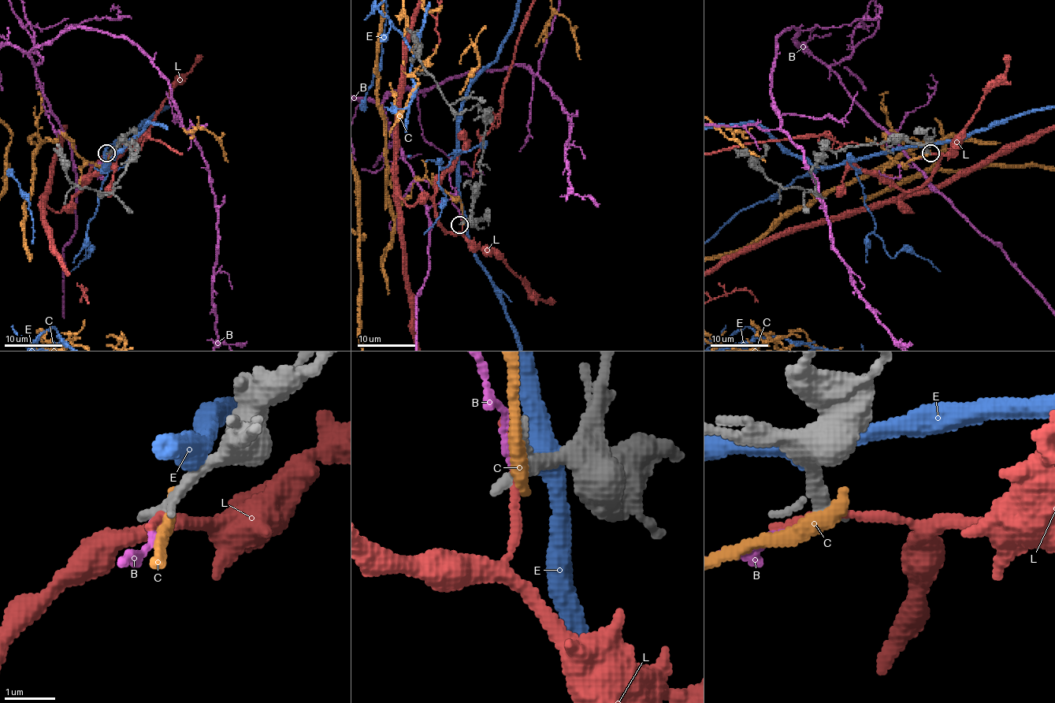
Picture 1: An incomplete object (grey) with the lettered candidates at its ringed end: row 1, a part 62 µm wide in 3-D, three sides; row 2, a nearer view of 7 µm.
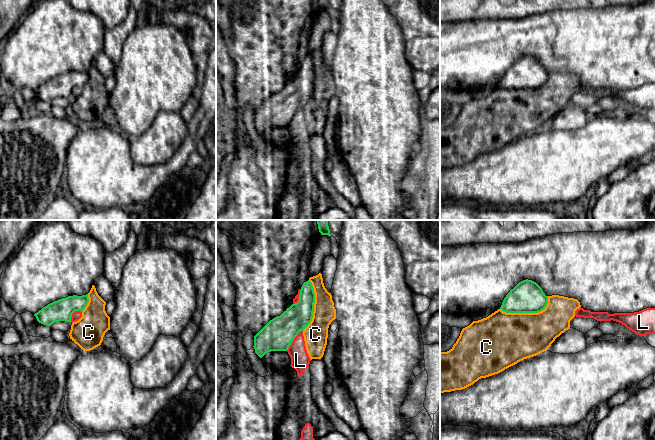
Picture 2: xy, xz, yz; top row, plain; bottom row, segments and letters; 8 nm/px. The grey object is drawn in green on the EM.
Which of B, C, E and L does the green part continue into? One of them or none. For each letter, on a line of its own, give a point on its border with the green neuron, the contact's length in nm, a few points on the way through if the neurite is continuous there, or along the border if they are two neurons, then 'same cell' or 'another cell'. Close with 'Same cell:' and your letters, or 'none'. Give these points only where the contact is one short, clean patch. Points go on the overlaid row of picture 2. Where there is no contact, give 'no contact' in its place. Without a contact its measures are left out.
B: no contact | another cell
C: yz (527, 312) | 400 nm | along yz (548, 297), (546, 306), (537, 312), (504, 312), (500, 308) | another cell
E: no contact | another cell
L: xz (293, 339) | 220 nm | another cell
Same cell: none

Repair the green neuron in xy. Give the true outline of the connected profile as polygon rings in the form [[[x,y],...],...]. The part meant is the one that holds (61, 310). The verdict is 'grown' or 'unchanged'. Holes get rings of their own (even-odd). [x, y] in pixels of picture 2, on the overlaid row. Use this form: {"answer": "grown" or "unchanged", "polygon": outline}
{"answer": "unchanged", "polygon": [[[88,294],[82,296],[68,296],[54,301],[34,314],[37,321],[43,325],[51,326],[55,322],[71,322],[75,311],[83,311],[89,302]]]}

